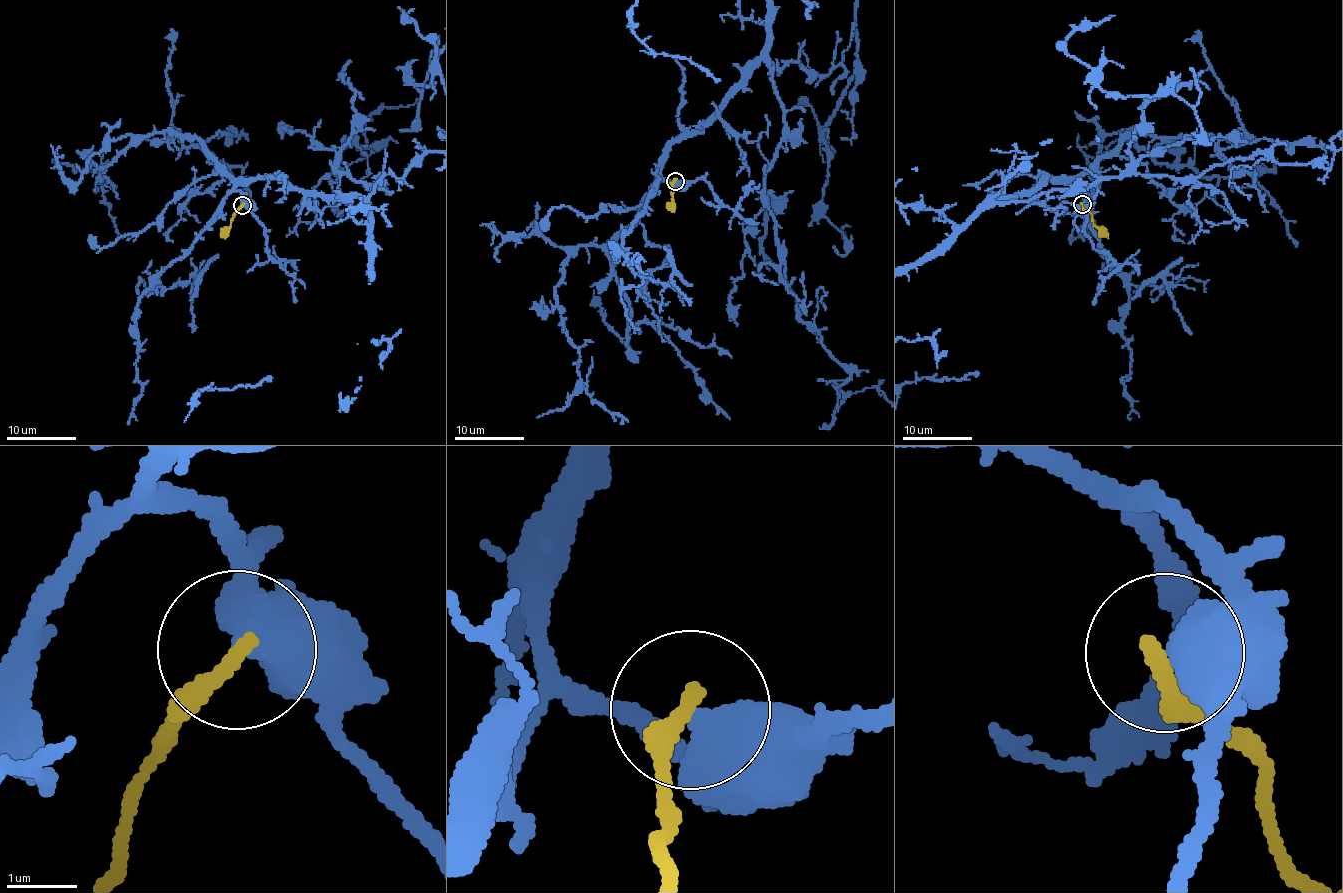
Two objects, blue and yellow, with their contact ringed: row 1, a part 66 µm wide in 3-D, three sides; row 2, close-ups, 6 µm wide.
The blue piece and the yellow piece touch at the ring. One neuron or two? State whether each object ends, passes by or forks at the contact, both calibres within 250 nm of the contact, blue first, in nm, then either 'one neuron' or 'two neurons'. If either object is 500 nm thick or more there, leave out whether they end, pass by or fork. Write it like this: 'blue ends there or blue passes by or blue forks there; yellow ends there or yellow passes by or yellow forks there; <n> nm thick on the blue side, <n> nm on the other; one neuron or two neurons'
600 nm thick on the blue side, 280 nm on the other; two neurons

